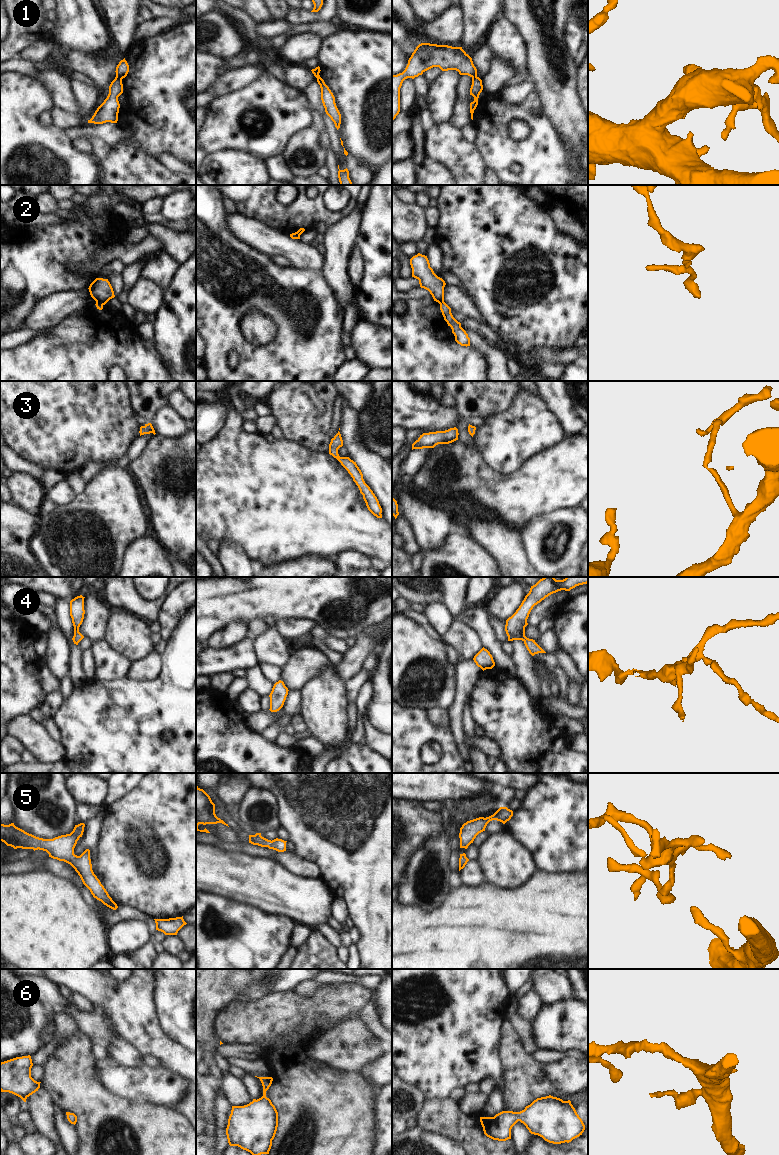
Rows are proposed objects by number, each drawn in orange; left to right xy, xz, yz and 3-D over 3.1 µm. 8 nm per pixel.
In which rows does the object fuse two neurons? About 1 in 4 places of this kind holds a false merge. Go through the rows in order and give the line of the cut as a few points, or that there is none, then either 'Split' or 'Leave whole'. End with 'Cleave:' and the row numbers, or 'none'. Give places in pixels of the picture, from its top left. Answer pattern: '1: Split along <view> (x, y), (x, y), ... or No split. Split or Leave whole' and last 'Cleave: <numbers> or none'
1: Split along xy (116, 76), (121, 79). Split
2: Split along yz (443, 301), (439, 303). Split
3: No split. Leave whole
4: No split. Leave whole
5: No split. Leave whole
6: No split. Leave whole
Cleave: 1, 2.

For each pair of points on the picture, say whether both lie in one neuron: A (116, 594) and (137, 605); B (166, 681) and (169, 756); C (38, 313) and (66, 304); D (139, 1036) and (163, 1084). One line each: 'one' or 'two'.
A: one
B: one
C: one
D: two

